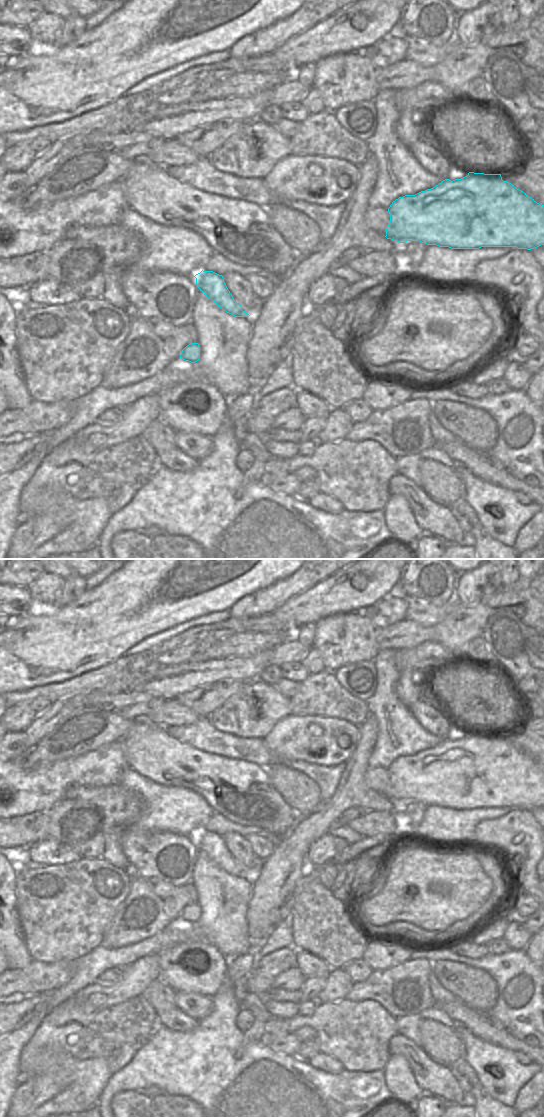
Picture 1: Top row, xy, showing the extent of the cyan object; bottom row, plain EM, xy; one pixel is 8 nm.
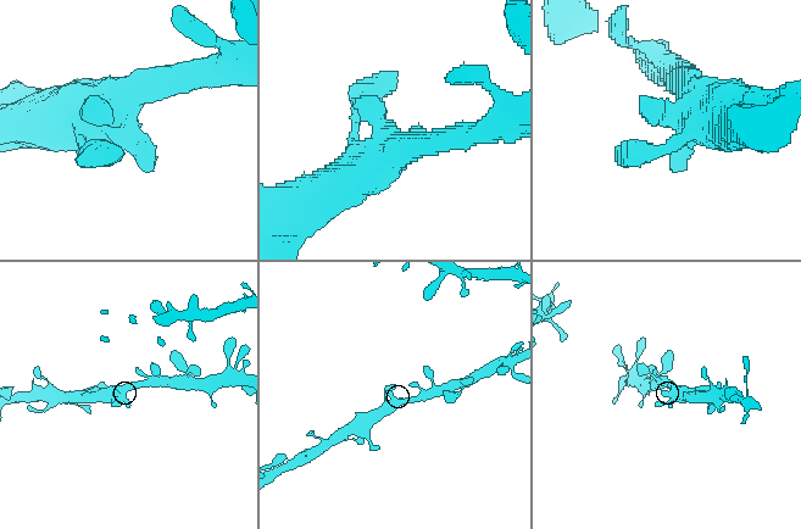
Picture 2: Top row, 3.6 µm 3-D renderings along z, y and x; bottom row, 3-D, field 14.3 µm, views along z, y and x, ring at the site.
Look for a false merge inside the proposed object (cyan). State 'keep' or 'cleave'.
keep

